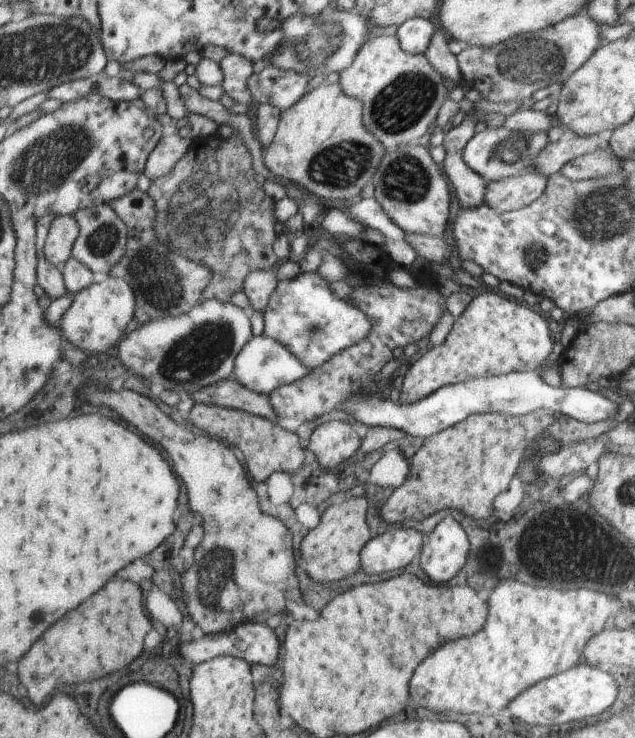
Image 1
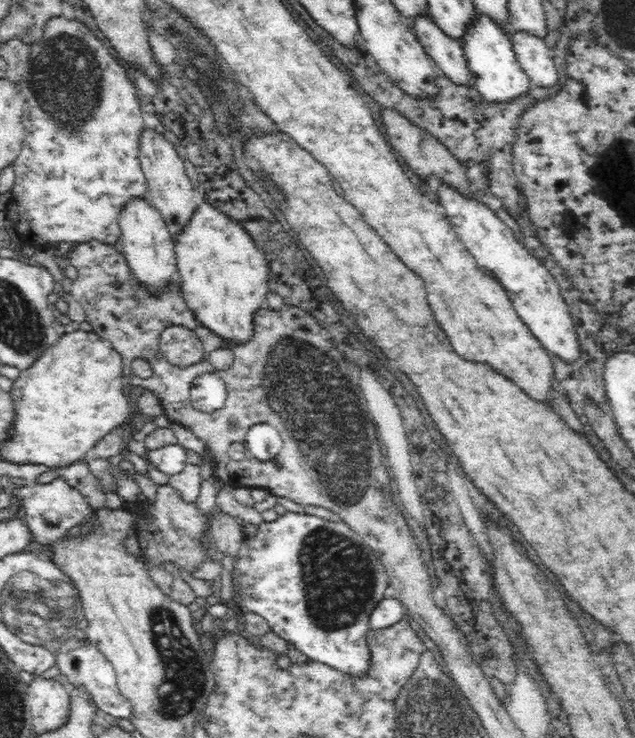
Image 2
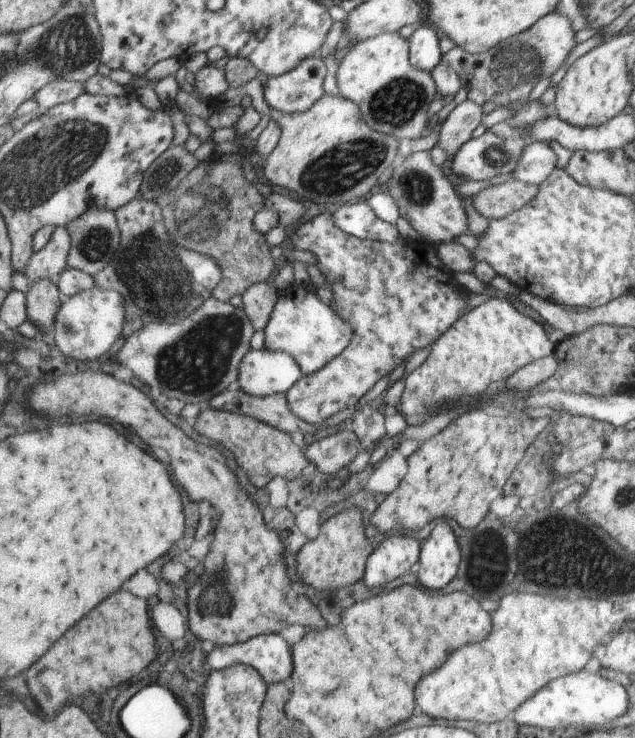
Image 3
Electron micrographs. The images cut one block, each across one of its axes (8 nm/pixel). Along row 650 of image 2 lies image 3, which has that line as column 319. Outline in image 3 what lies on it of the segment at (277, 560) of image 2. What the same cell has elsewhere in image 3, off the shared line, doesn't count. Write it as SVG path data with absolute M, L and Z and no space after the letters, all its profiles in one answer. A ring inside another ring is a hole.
M292 285L279 293L274 310L265 326L264 349L288 353L297 361L301 376L308 377L336 358L349 345L353 328L337 315L330 305L321 302L310 285Z

